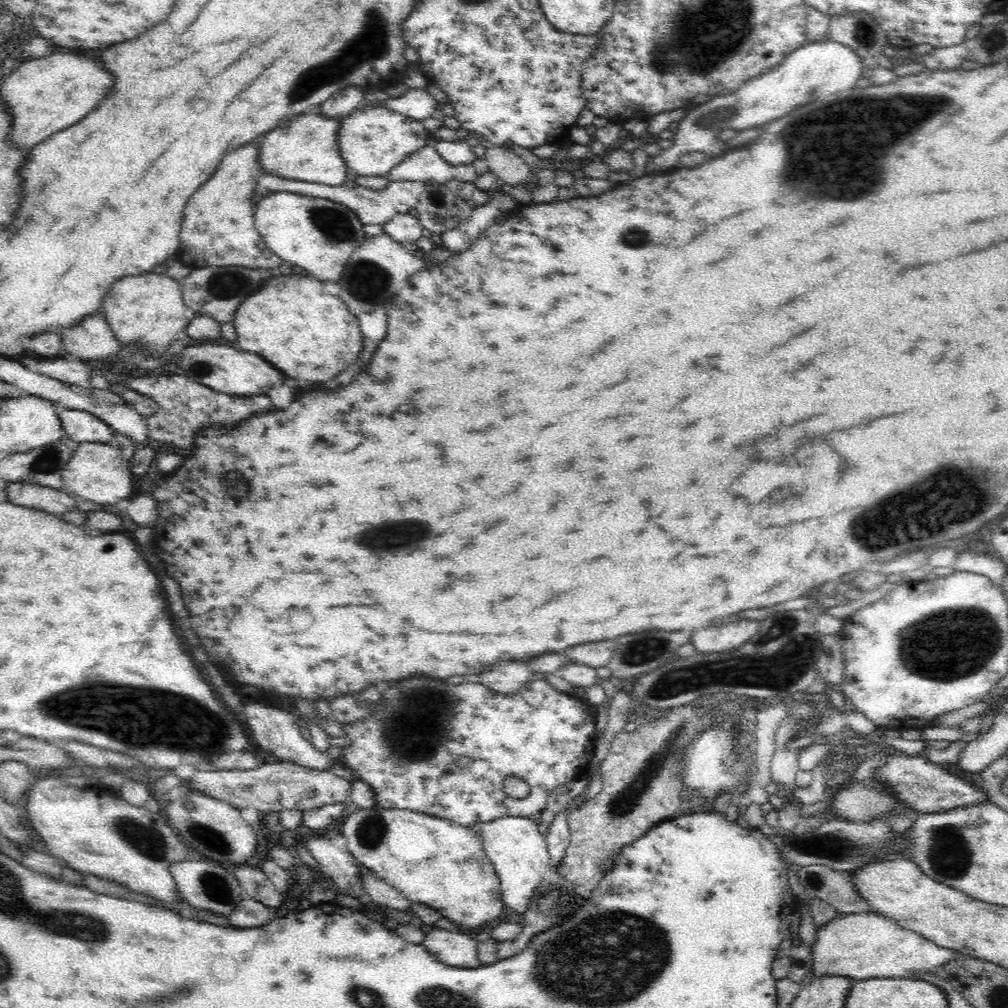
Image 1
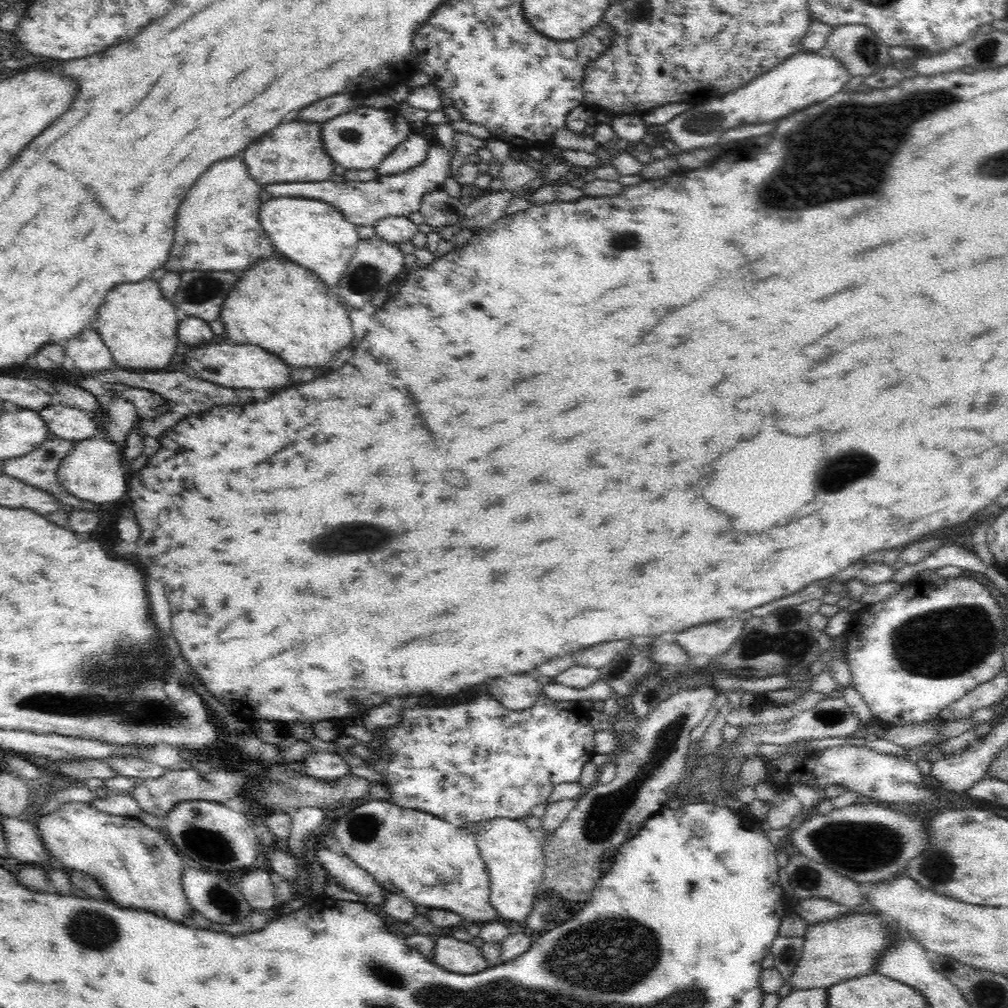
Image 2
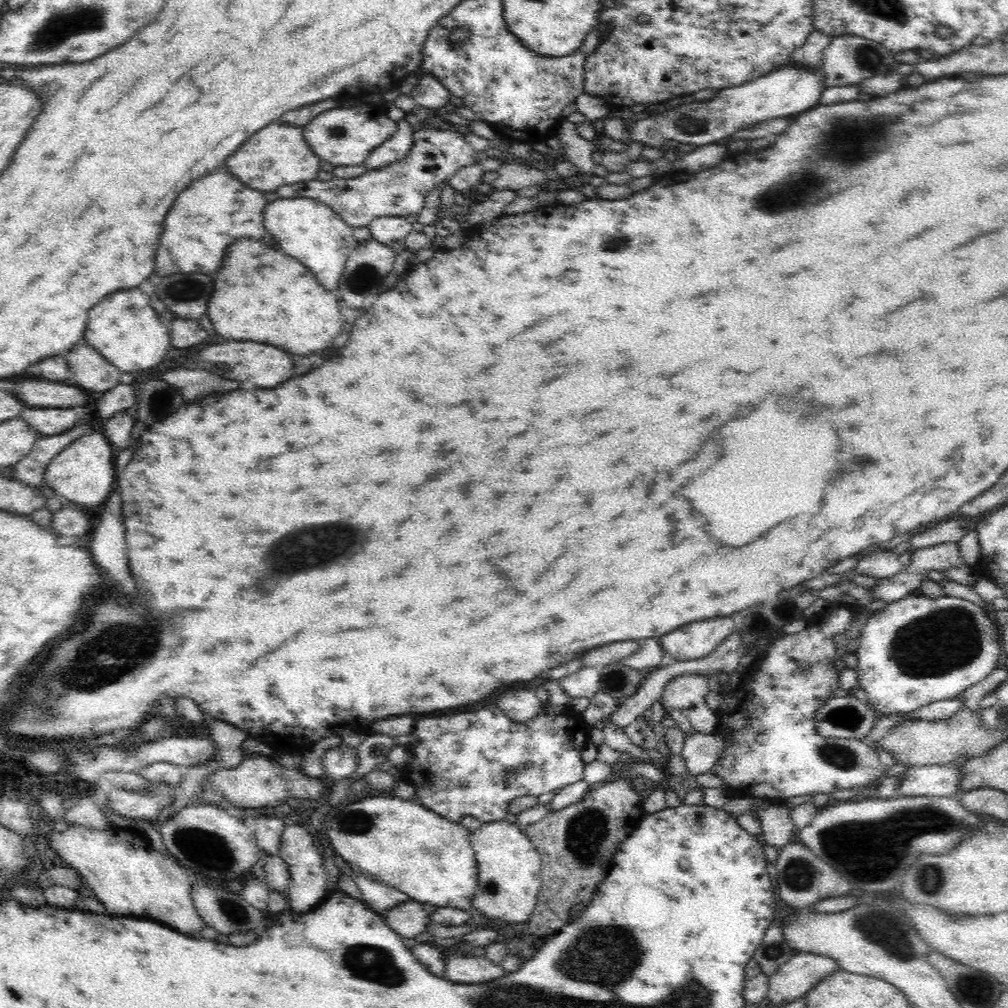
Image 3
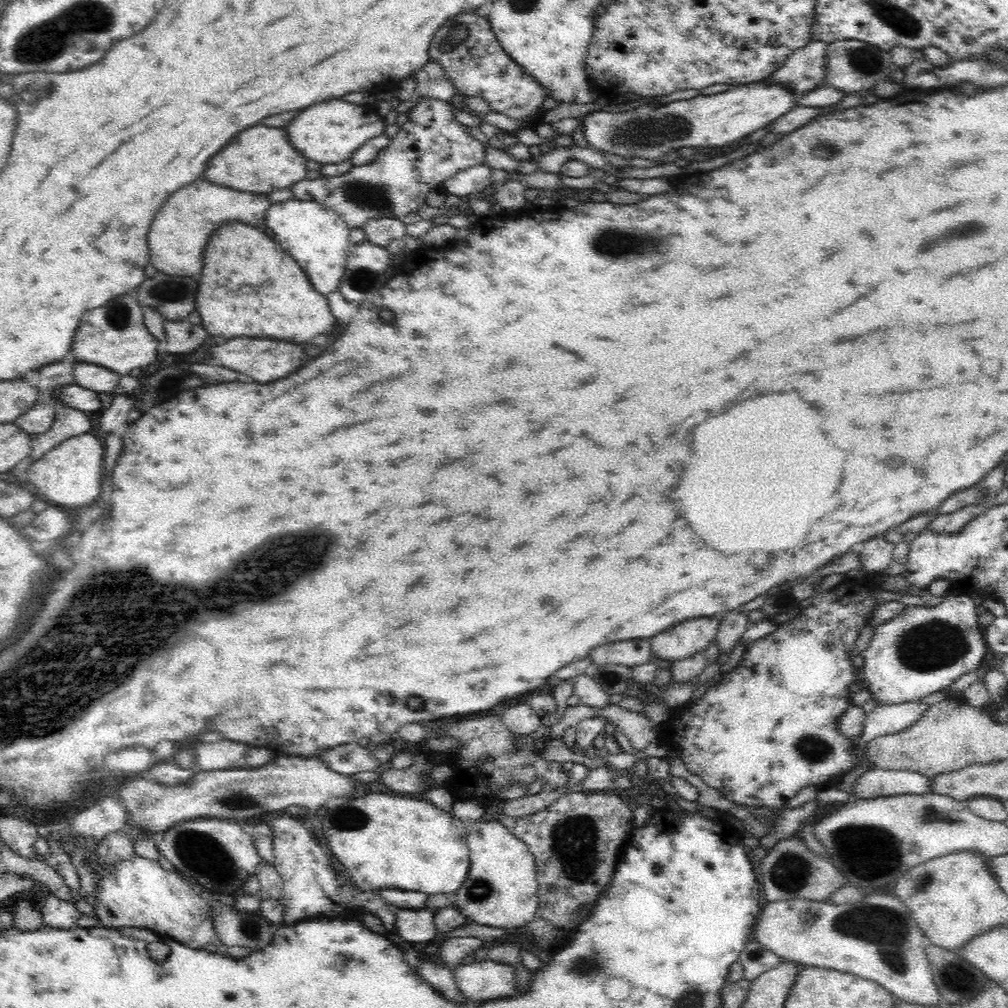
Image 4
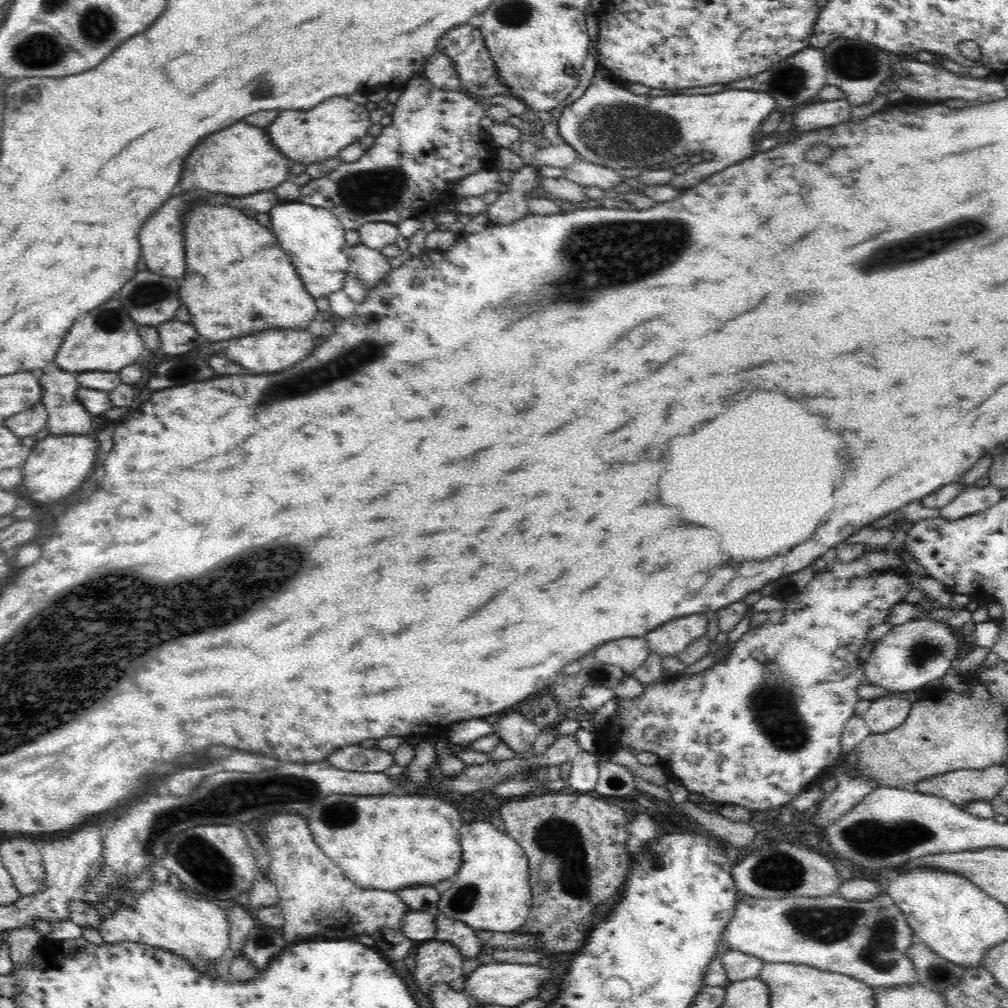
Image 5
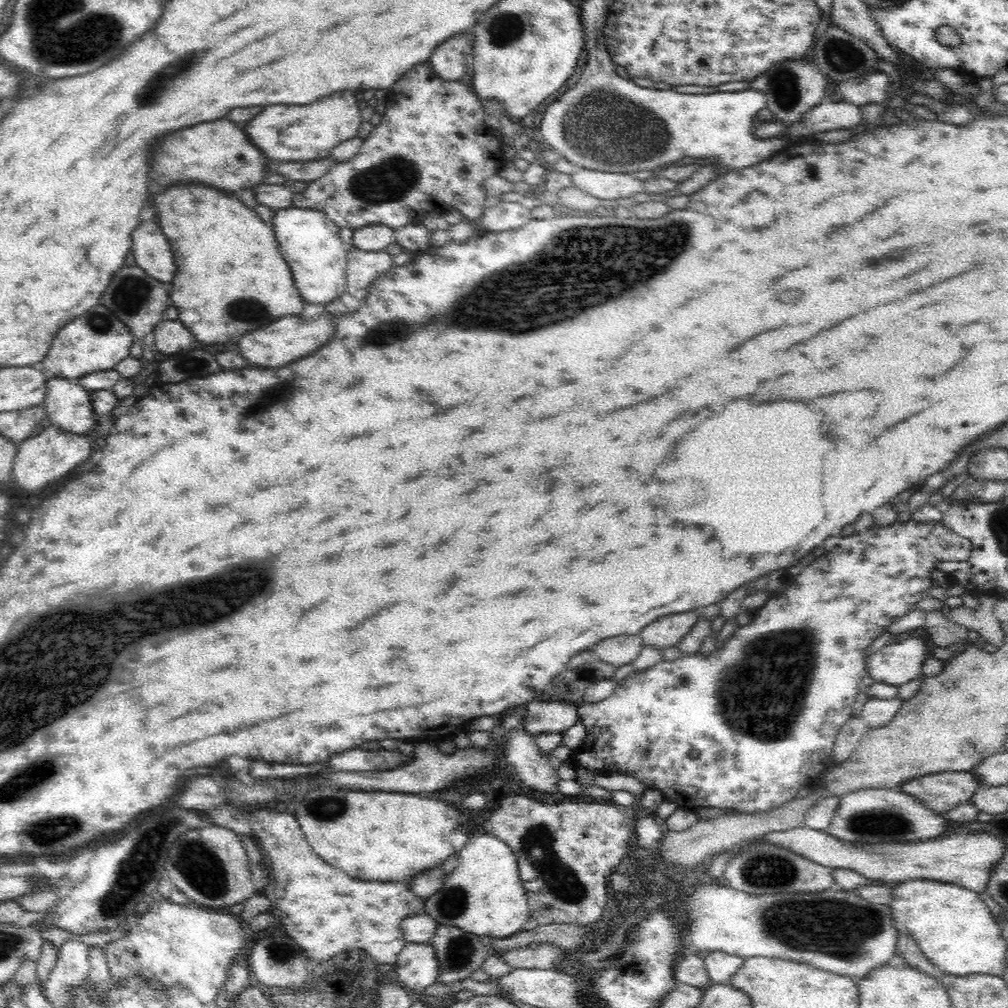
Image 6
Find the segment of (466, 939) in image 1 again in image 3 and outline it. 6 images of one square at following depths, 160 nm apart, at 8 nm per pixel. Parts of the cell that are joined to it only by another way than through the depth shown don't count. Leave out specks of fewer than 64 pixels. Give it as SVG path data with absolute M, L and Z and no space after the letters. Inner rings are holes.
M446 950L443 957L446 965L446 979L458 983L483 983L501 977L506 972L485 956L462 955Z

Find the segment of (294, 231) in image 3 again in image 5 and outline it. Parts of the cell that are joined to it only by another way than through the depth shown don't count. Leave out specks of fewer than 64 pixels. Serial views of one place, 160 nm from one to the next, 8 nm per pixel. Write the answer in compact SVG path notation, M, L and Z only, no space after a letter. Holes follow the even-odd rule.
M300 200L280 202L270 210L271 231L278 238L280 248L290 256L306 290L315 299L343 289L350 257L346 245L346 229L334 213L326 208L306 204Z

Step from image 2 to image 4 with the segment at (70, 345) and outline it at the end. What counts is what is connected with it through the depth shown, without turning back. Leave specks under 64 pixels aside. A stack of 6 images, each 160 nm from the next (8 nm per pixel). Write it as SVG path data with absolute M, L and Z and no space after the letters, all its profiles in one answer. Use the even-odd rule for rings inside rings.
M74 362L75 384L97 393L111 393L118 386L121 375L109 368L90 363Z

